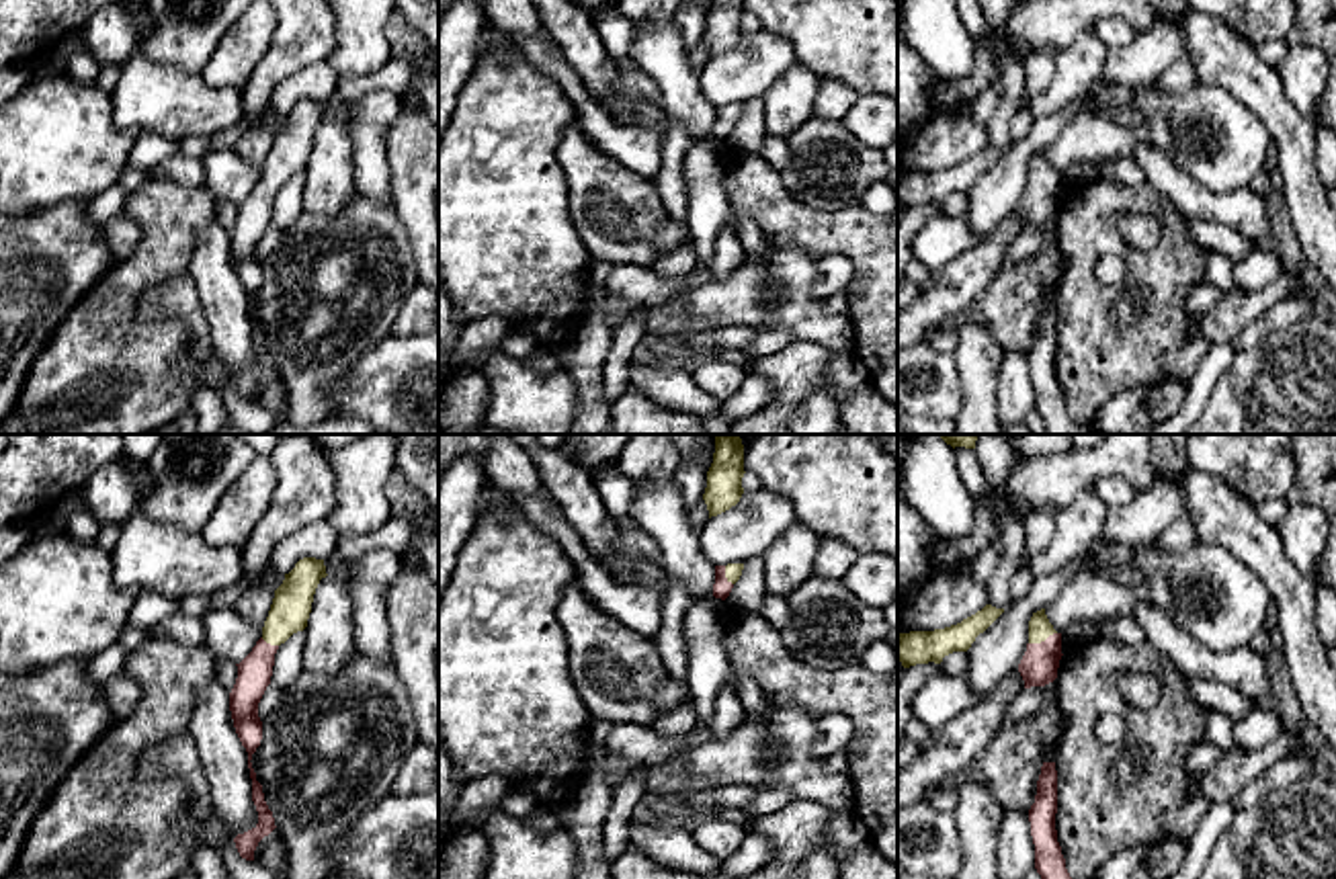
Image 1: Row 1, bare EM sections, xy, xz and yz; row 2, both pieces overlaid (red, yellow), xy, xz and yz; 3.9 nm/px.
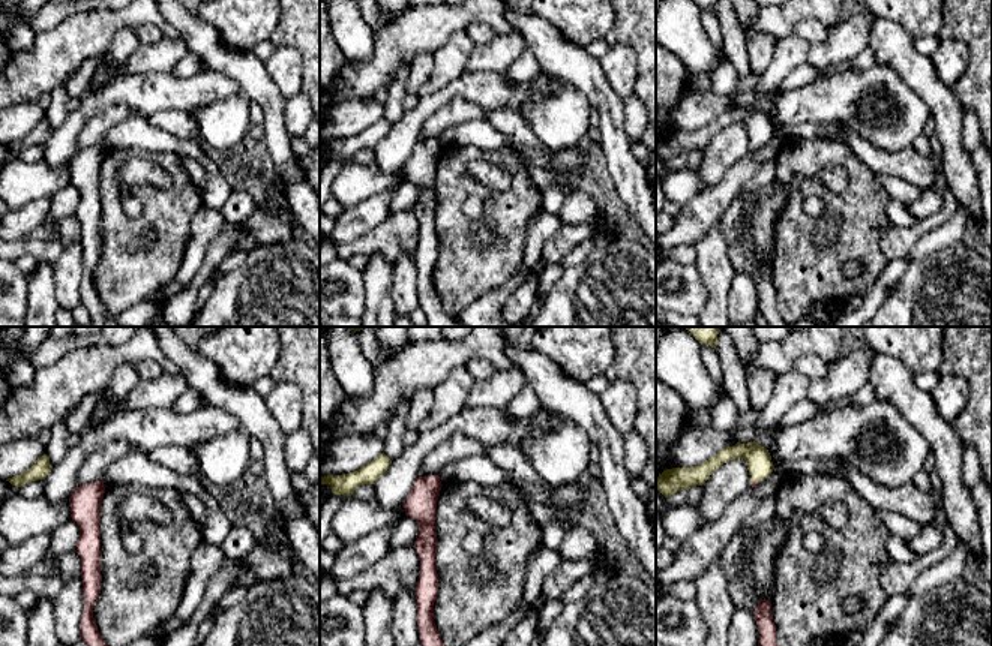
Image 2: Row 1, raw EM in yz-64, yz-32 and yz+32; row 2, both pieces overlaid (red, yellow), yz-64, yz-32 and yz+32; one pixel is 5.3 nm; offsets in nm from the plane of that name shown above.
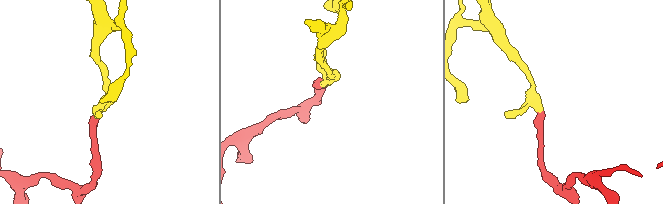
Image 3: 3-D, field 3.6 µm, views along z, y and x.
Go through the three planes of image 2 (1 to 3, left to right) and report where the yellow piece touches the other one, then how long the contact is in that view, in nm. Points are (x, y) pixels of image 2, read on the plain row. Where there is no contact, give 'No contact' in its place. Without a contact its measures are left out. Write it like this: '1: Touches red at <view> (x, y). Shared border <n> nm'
1: No contact
2: No contact
3: Touches red at yz+32 (755, 146). Shared border 50 nm

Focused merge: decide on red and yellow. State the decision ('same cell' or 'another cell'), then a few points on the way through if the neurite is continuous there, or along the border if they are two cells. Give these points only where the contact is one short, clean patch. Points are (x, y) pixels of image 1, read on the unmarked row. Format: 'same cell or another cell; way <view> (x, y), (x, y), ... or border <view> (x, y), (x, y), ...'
same cell; way yz (1039, 205), (1041, 183), (1039, 169)

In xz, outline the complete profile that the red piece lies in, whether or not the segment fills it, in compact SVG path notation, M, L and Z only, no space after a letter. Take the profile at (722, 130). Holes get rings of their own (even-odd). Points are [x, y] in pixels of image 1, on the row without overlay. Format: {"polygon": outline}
{"polygon": "M744 104L715 107L713 137L725 141L740 121Z"}

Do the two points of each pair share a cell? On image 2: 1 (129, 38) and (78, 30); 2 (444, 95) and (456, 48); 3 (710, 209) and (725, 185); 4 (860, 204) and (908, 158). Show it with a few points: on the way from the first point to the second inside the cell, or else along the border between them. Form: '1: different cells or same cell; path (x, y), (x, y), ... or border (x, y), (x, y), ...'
1: different cells; border (134, 26), (120, 29), (98, 59)
2: different cells; border (464, 71), (444, 86), (419, 96)
3: same cell; path (713, 203), (725, 191)
4: different cells; border (851, 149), (875, 174)

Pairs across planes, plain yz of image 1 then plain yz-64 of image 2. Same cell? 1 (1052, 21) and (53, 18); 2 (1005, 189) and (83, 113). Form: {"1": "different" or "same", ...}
{"1": "different", "2": "same"}

